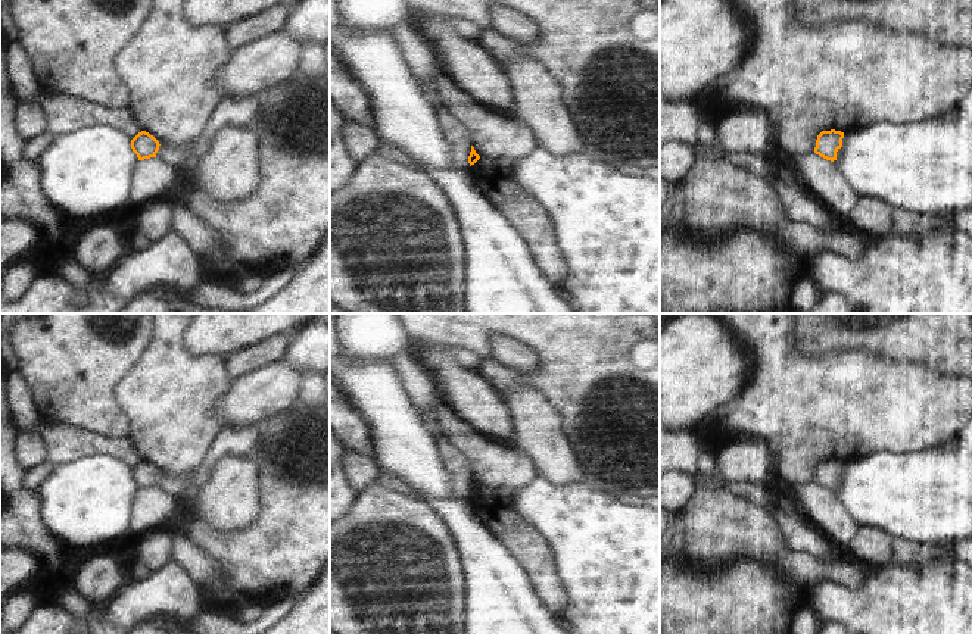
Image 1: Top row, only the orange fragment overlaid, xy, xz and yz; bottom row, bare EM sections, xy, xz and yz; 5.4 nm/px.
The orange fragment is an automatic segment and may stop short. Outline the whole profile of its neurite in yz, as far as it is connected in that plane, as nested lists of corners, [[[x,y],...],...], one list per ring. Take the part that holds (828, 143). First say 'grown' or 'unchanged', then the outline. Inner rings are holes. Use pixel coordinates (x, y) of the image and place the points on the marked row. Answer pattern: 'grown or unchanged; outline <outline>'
unchanged; outline [[[822,131],[817,135],[814,153],[826,160],[837,160],[837,152],[842,147],[844,132],[841,131]]]

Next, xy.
unchanged; outline [[[146,131],[138,132],[131,140],[131,149],[137,154],[138,160],[156,157],[159,146],[159,141]]]

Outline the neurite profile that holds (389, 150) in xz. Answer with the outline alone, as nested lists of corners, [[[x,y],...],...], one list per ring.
[[[378,140],[378,147],[376,152],[383,157],[401,163],[404,166],[417,168],[415,159],[409,156],[402,147],[393,143]]]

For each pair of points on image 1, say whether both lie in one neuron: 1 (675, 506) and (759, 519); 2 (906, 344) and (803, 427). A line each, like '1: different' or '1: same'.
1: different
2: different

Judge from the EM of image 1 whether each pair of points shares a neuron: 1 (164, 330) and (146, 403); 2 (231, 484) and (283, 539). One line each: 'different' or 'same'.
1: same
2: different

